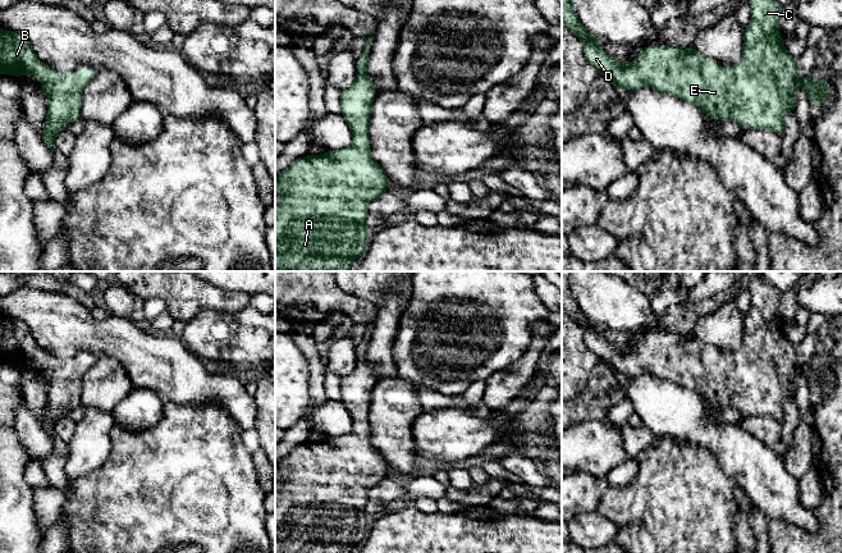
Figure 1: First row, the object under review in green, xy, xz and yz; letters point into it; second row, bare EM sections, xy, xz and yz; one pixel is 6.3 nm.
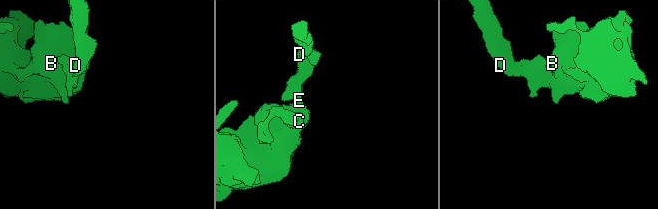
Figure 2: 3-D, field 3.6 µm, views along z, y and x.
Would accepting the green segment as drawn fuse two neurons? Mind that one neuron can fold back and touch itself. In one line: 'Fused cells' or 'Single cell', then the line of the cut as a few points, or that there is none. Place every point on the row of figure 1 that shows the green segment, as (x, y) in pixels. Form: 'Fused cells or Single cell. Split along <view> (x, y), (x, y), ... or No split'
Single cell. No split

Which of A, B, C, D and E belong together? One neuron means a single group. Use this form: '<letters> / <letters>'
A B C D E

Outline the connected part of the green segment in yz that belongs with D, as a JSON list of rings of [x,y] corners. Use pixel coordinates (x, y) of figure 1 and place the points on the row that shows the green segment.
[[[562,0],[562,22],[582,42],[586,60],[618,91],[649,87],[692,102],[710,118],[722,122],[731,119],[746,131],[768,128],[782,137],[786,113],[796,111],[797,108],[795,88],[801,86],[816,109],[827,100],[830,87],[827,77],[815,82],[809,76],[800,77],[797,74],[796,59],[787,52],[783,44],[784,37],[778,29],[782,4],[777,0],[749,0],[749,5],[751,22],[746,26],[743,35],[743,55],[731,68],[719,68],[715,60],[704,56],[694,46],[682,49],[673,45],[649,45],[639,52],[632,63],[623,65],[600,49],[605,40],[590,35],[585,29],[571,0]]]

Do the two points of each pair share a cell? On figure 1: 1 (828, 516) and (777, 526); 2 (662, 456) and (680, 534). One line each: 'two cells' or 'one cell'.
1: one cell
2: one cell

